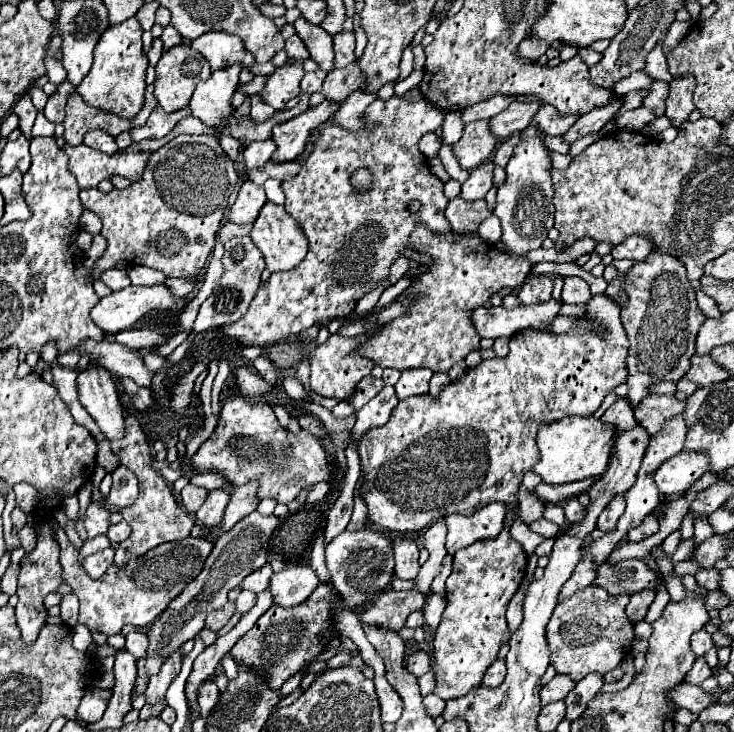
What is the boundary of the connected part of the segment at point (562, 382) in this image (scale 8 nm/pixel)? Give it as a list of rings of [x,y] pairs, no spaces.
[[[594,295],[586,305],[587,316],[599,320],[607,332],[595,334],[595,332],[567,332],[567,334],[545,334],[545,332],[537,332],[533,328],[521,330],[517,334],[511,336],[509,340],[509,354],[505,358],[491,358],[491,360],[483,360],[479,366],[469,368],[467,374],[463,374],[459,380],[449,382],[449,386],[445,386],[437,398],[433,398],[431,394],[423,394],[423,396],[409,396],[405,400],[401,400],[397,404],[397,408],[393,410],[393,416],[389,418],[387,424],[369,430],[361,440],[359,440],[359,456],[361,456],[361,466],[363,466],[363,486],[361,486],[361,496],[367,502],[367,516],[371,522],[379,524],[383,530],[391,530],[391,532],[417,532],[425,526],[429,526],[431,522],[435,522],[437,518],[445,518],[449,514],[473,514],[477,508],[483,508],[485,504],[491,502],[505,502],[507,506],[517,506],[517,488],[521,484],[521,478],[525,472],[529,472],[533,468],[533,464],[540,458],[540,452],[536,444],[537,424],[541,422],[553,422],[559,420],[563,416],[591,416],[603,402],[603,398],[613,392],[619,384],[623,384],[627,380],[627,366],[625,366],[625,358],[629,352],[629,340],[625,336],[623,324],[621,324],[620,307],[606,295]]]

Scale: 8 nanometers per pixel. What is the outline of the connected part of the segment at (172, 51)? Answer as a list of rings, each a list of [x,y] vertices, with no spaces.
[[[179,44],[179,46],[173,46],[169,50],[163,50],[163,56],[157,62],[155,72],[157,72],[157,76],[153,82],[153,86],[155,86],[153,94],[165,112],[175,112],[179,108],[185,108],[193,96],[195,86],[201,80],[209,80],[209,76],[211,76],[207,60],[197,50],[189,48],[189,44]]]

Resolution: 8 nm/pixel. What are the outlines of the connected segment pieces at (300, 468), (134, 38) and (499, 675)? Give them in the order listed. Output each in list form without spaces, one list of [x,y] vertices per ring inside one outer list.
[[[239,390],[227,392],[217,426],[213,434],[201,444],[197,454],[191,456],[191,466],[197,472],[215,470],[223,474],[233,486],[243,486],[255,480],[259,482],[257,498],[273,498],[283,504],[293,502],[303,488],[329,480],[331,474],[327,454],[319,438],[303,428],[293,434],[279,424],[269,402],[255,402],[245,398]]]
[[[135,18],[107,28],[107,32],[97,42],[95,60],[89,74],[77,86],[77,92],[87,100],[87,104],[121,114],[125,118],[131,118],[141,110],[145,94],[145,70],[149,66],[141,44],[143,32]]]
[[[497,658],[497,660],[489,666],[489,670],[487,670],[485,678],[483,678],[483,684],[485,684],[485,686],[497,686],[497,684],[501,684],[503,678],[505,678],[505,660]]]

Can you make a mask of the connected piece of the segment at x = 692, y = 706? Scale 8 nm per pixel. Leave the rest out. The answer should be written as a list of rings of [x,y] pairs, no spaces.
[[[679,682],[679,684],[671,686],[669,692],[667,692],[667,696],[669,696],[669,700],[675,706],[687,708],[687,710],[691,710],[695,714],[699,714],[701,710],[705,710],[715,700],[711,694],[703,692],[699,686],[689,686],[685,682]]]

